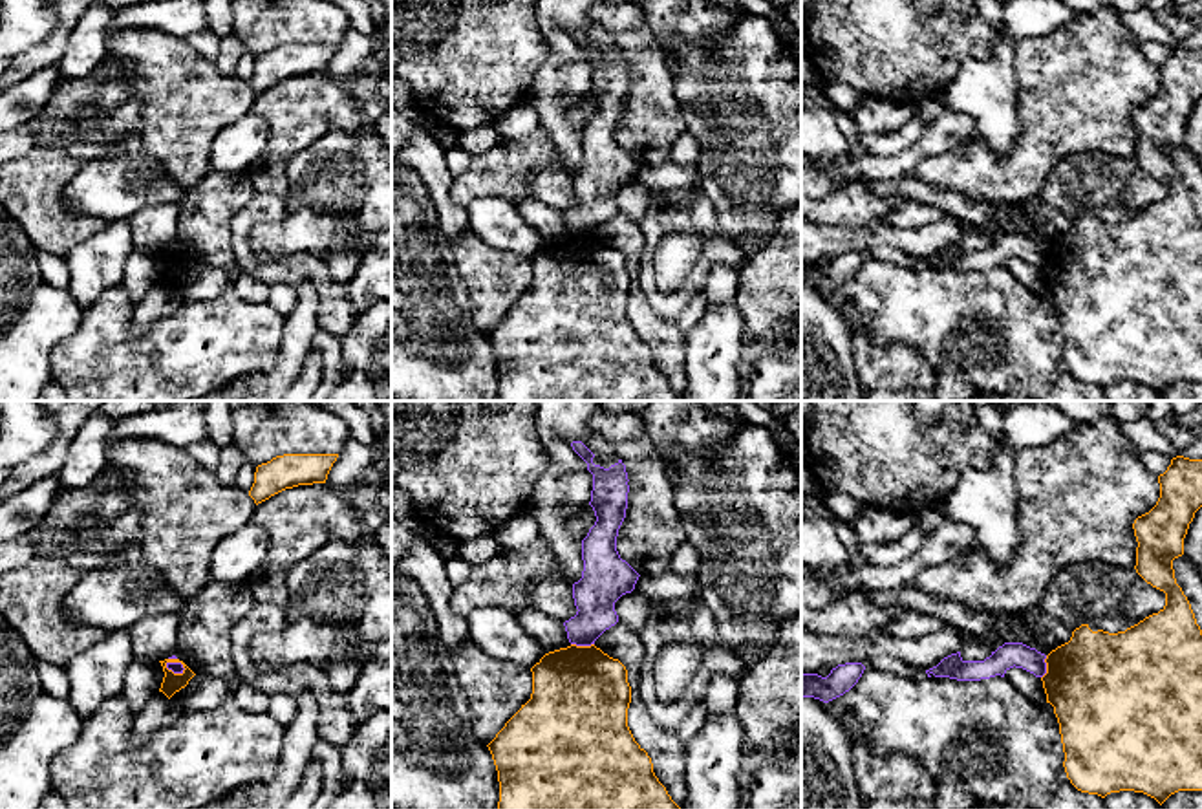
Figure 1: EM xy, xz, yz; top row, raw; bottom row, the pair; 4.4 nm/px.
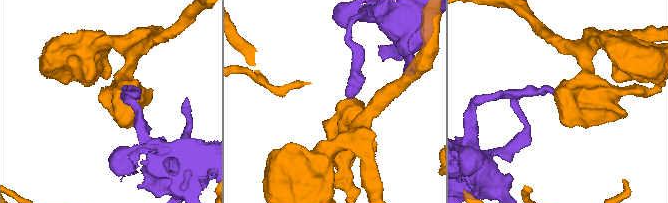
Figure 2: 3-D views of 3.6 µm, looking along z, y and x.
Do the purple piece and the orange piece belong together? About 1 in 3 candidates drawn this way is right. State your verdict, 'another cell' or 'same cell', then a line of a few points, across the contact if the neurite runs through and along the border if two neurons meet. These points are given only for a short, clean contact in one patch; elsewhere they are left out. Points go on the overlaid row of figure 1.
another cell; line xz (571, 643), (593, 645)

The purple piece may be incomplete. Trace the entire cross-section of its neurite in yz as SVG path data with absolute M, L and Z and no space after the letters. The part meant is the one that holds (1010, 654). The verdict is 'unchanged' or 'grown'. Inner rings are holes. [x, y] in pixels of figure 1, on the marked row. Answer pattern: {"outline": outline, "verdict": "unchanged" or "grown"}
{"outline": "M1004 642L984 661L964 661L961 652L944 657L937 666L926 670L928 677L950 677L957 681L981 681L995 675L1004 677L1010 668L1023 668L1036 677L1046 674L1046 655L1023 642Z", "verdict": "unchanged"}

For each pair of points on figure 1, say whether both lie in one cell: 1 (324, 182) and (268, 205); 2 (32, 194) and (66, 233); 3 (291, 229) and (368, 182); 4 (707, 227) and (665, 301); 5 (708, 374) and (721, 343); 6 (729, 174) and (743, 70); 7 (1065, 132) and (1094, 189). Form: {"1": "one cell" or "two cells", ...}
{"1": "two cells", "2": "one cell", "3": "one cell", "4": "one cell", "5": "one cell", "6": "one cell", "7": "two cells"}

